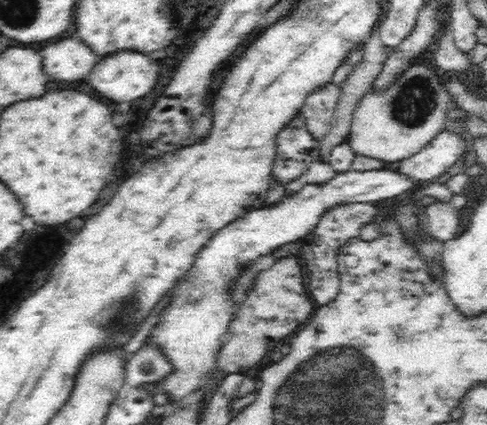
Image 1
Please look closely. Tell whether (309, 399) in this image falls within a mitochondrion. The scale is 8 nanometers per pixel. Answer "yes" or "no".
yes

